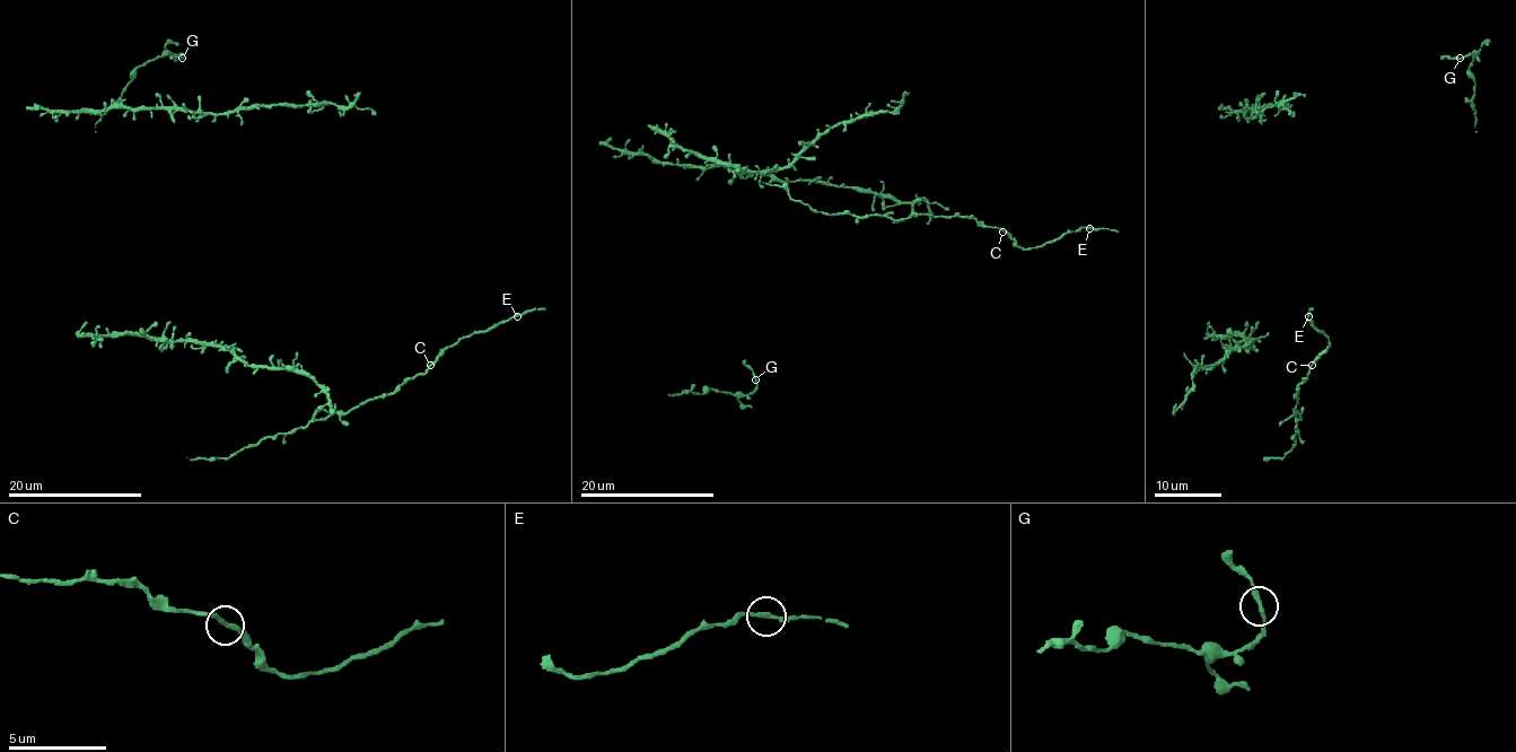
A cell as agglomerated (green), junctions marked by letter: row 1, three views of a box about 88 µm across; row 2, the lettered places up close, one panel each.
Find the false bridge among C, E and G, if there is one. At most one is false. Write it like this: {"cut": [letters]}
{"cut": []}

